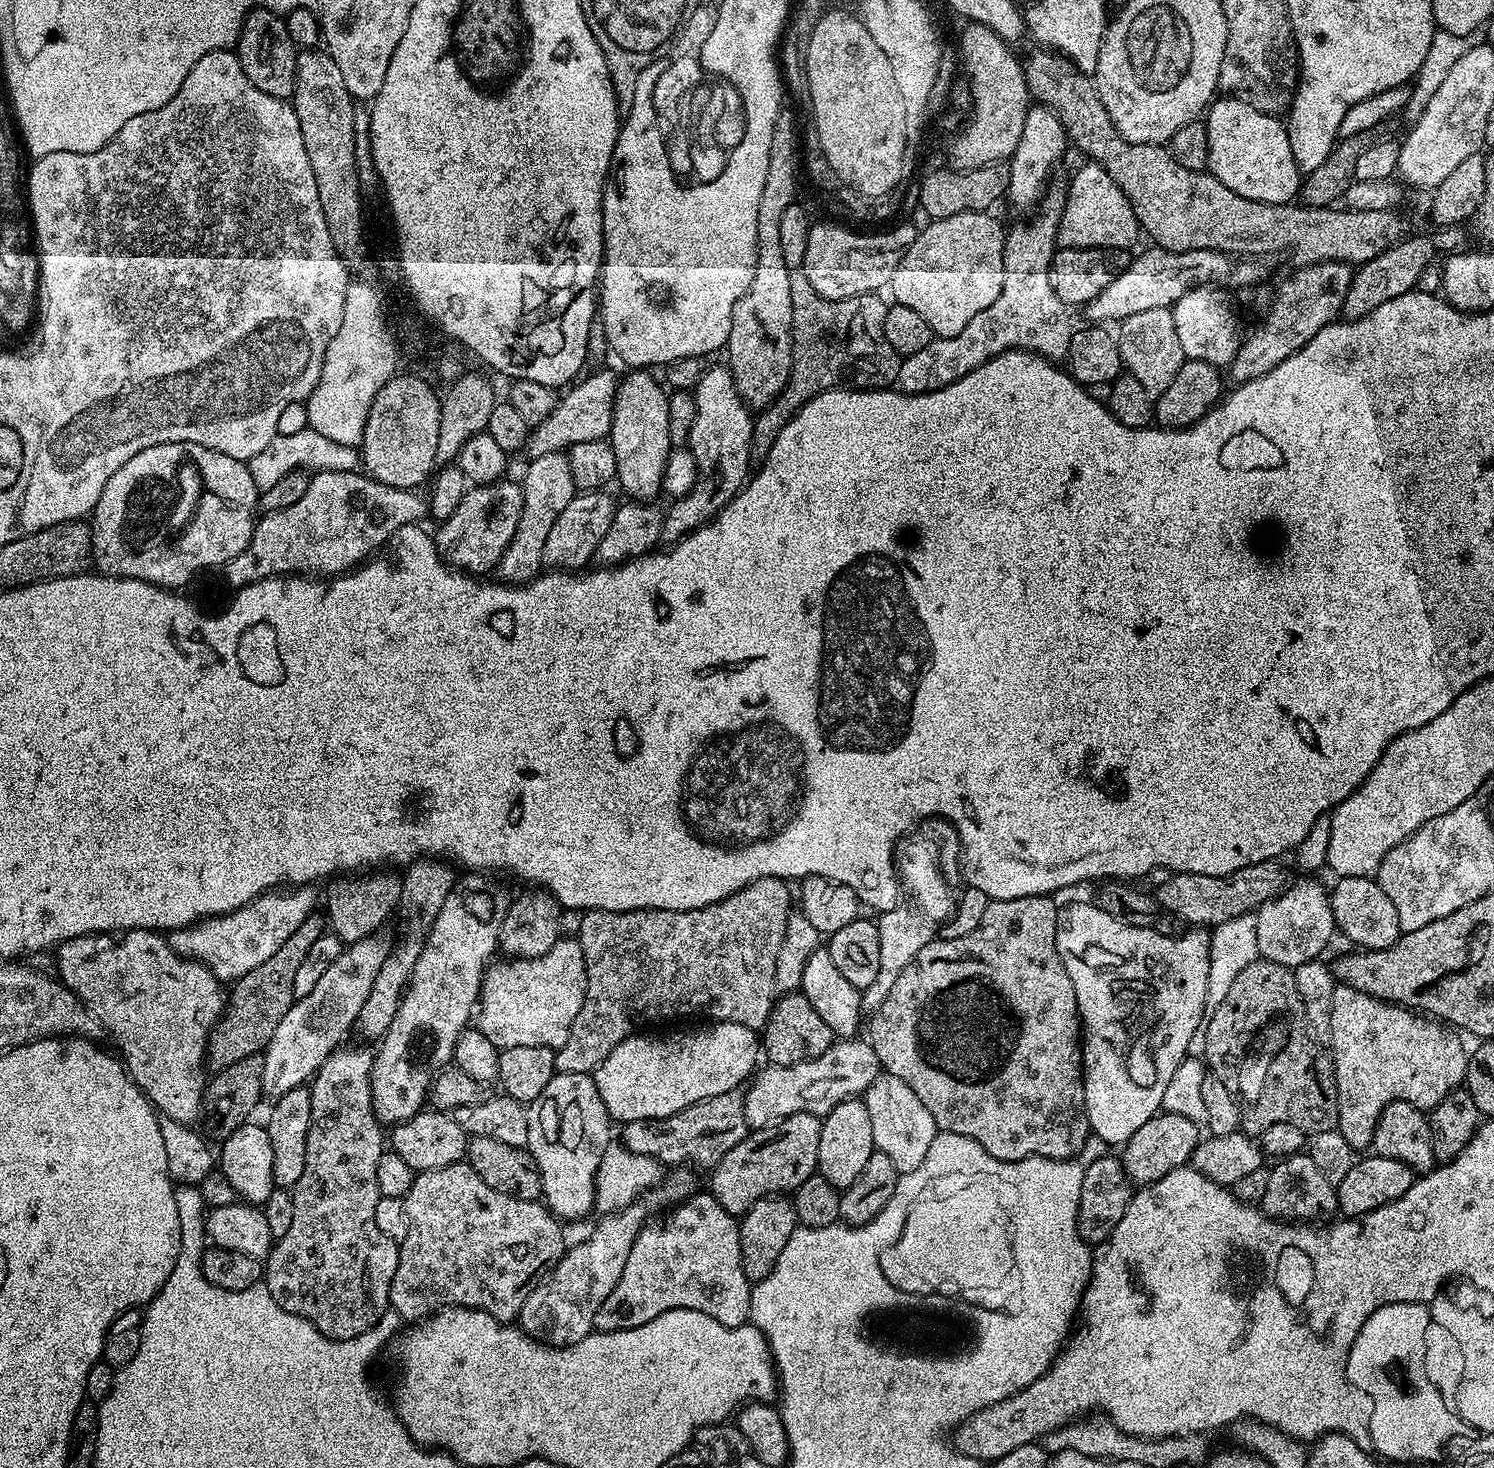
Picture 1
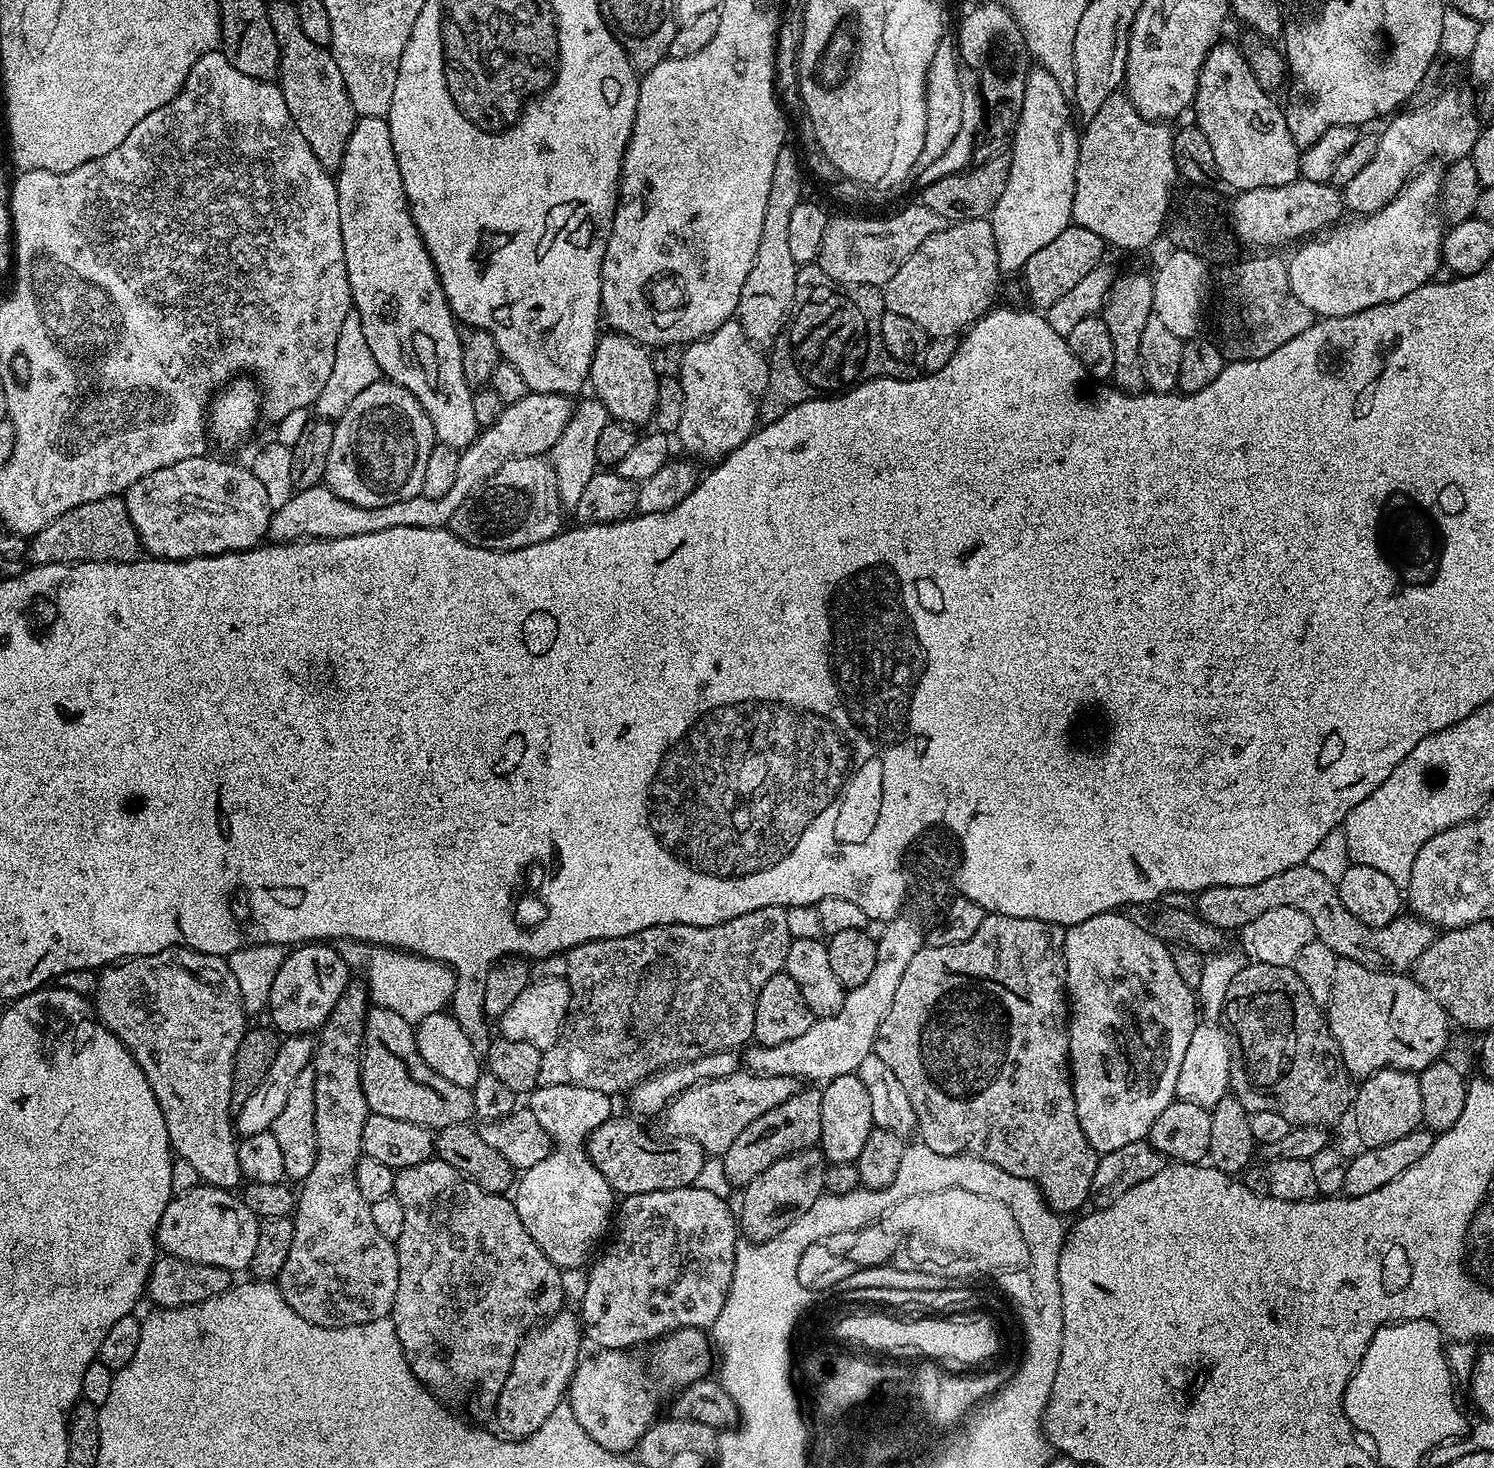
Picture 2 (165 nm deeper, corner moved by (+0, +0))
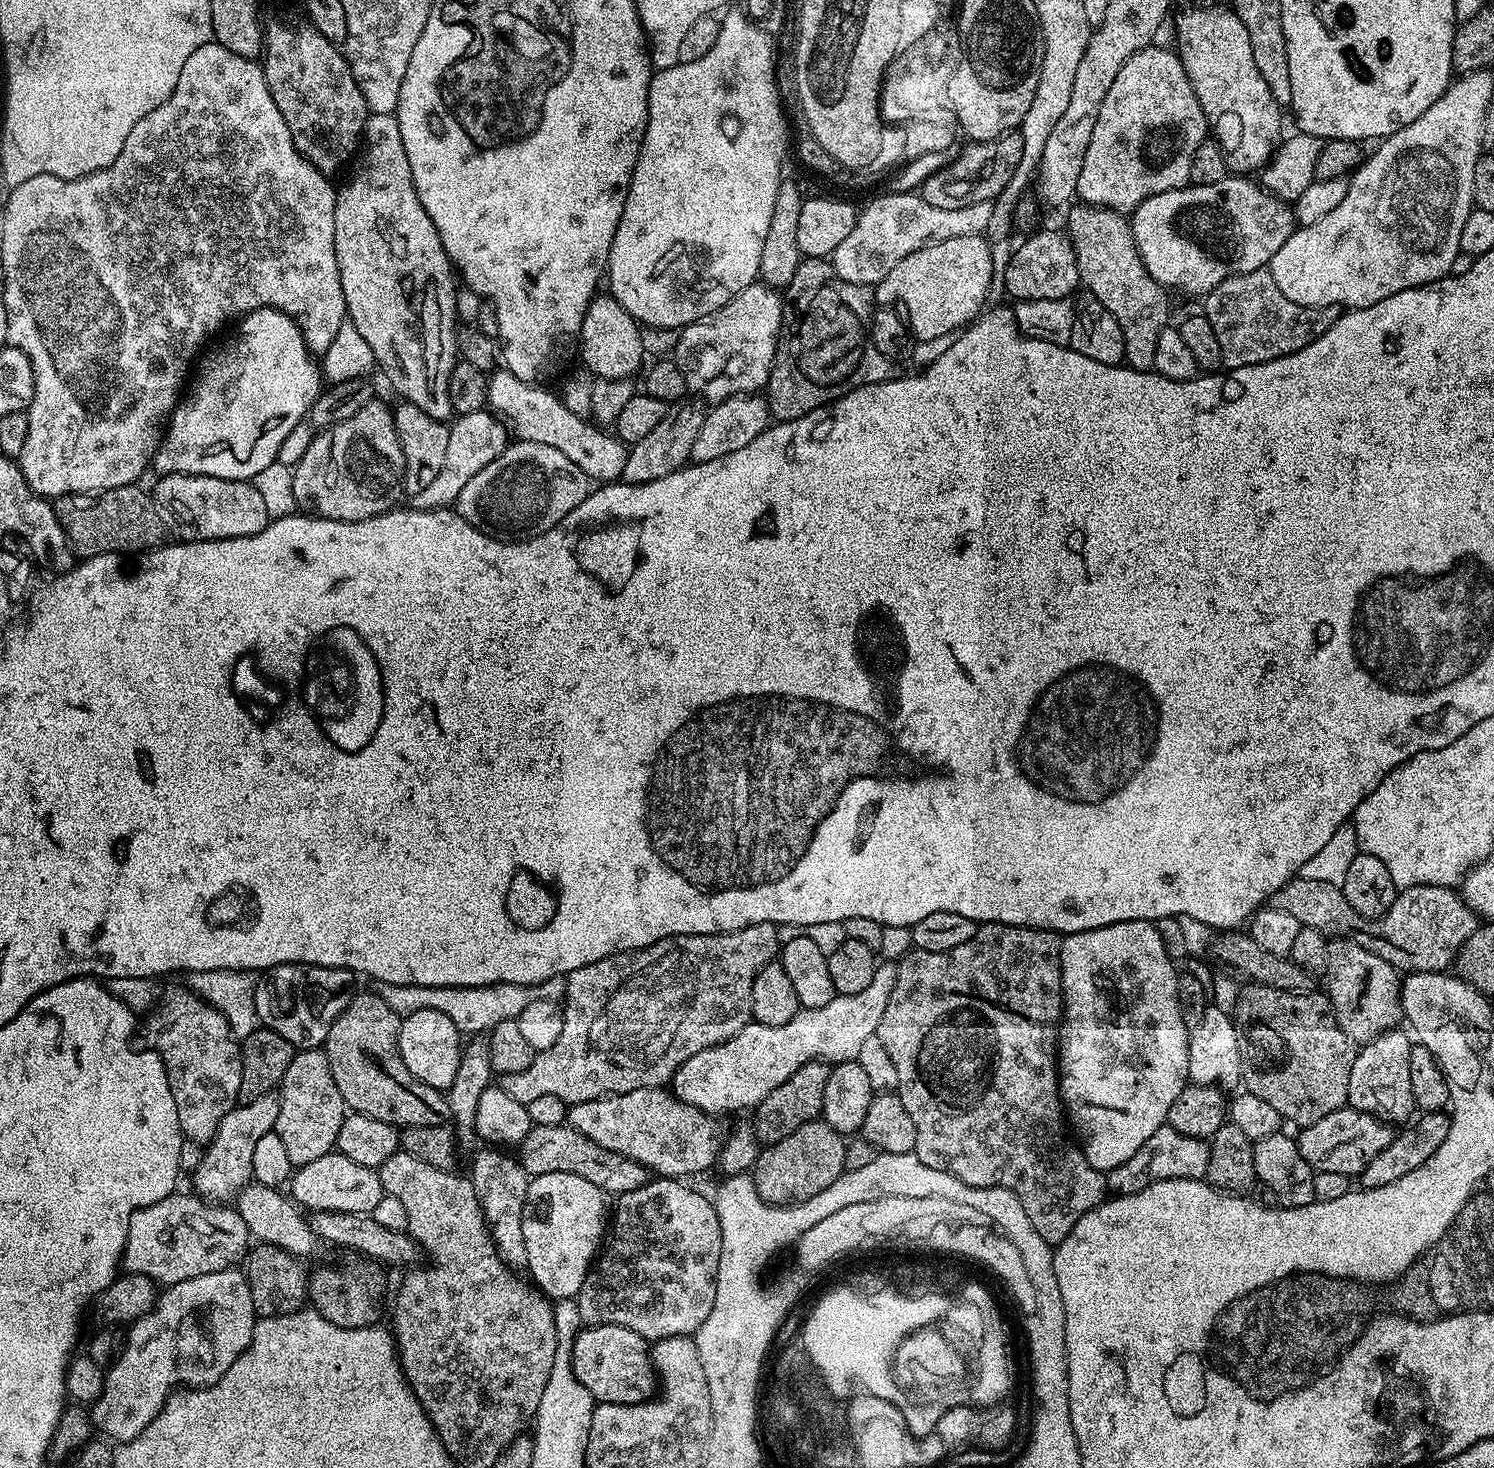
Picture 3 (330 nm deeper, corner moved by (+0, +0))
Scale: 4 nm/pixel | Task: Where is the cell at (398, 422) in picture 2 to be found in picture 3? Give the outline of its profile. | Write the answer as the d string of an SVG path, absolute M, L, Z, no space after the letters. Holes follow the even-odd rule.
M373 398L368 405L363 406L362 410L358 410L353 417L346 418L345 421L338 422L332 427L323 429L319 434L313 435L310 450L306 450L306 454L302 454L302 458L292 468L294 502L301 513L319 516L325 520L365 520L397 507L399 500L396 499L402 496L404 492L404 455L402 454L402 446L398 442L398 430L394 426L392 413L393 409L391 407L387 408L386 405L379 404L379 399Z

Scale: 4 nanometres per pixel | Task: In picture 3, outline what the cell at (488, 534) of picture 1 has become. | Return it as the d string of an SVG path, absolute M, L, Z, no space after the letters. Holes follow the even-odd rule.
M517 439L509 443L508 447L486 466L486 470L478 470L470 482L466 482L466 487L462 489L462 494L458 494L454 511L461 516L470 526L474 526L482 534L494 536L497 540L528 540L532 536L540 536L546 530L558 526L562 518L578 506L587 498L590 491L590 481L588 476L562 450L554 450L554 446L542 446L542 442L530 442L529 440Z

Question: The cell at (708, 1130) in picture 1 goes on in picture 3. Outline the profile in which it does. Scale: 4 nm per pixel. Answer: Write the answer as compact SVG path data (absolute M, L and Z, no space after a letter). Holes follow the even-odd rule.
M567 1123L537 1124L529 1130L524 1141L518 1145L518 1159L529 1177L532 1178L575 1178L594 1182L601 1193L612 1192L613 1197L626 1194L630 1190L638 1190L647 1184L650 1173L638 1162L626 1158L622 1154L614 1154L614 1150L606 1150L598 1146L598 1142L590 1142L586 1134L574 1130Z

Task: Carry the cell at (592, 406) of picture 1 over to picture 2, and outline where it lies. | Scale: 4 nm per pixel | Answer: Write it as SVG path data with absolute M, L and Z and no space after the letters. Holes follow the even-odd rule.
M529 392L528 395L518 398L518 402L505 404L498 422L483 429L472 445L460 452L454 486L450 486L450 491L437 500L419 495L414 498L406 498L406 502L390 502L390 506L367 508L366 506L354 506L354 502L346 502L342 498L338 498L338 494L334 494L323 483L314 485L312 489L293 491L288 501L277 507L269 518L267 539L278 544L286 544L305 538L310 540L354 538L358 534L378 534L378 530L394 530L398 526L442 528L451 525L454 510L458 510L458 506L462 506L462 502L466 502L466 498L470 498L470 494L476 491L480 485L487 482L494 474L498 474L498 470L502 470L502 466L506 466L506 462L510 462L514 458L544 456L551 453L554 442L558 442L558 438L562 438L562 430L566 430L566 422L570 422L573 407L573 401L569 397L545 392Z

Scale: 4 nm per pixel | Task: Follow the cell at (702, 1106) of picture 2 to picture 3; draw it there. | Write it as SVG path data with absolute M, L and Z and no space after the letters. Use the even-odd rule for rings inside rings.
M664 1086L573 1104L568 1110L567 1123L586 1134L590 1142L598 1142L598 1146L638 1162L660 1178L688 1178L684 1176L704 1172L720 1159L722 1132L720 1136L717 1117L682 1102Z

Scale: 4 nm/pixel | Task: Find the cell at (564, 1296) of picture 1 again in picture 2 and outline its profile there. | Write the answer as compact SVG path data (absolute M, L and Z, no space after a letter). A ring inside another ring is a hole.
M561 1310L548 1317L539 1326L532 1329L514 1354L514 1366L510 1366L510 1378L496 1399L494 1421L501 1437L510 1440L524 1440L538 1426L548 1423L554 1406L565 1399L576 1365L582 1359L582 1329L580 1317L575 1311Z

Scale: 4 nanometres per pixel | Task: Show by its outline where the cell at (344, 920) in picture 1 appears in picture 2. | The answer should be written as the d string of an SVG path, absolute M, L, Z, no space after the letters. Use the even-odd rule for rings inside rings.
M349 982L342 998L338 998L338 1006L330 1010L330 1018L326 1018L318 1030L310 1065L314 1070L316 1161L314 1170L310 1170L298 1188L292 1220L294 1242L290 1242L290 1254L286 1254L286 1263L278 1277L278 1287L282 1298L286 1298L286 1306L290 1306L294 1314L306 1318L306 1322L323 1328L358 1326L388 1316L394 1306L394 1294L398 1294L398 1254L395 1243L382 1238L382 1233L376 1229L370 1214L370 1204L366 1198L362 1198L356 1177L356 1167L364 1155L362 1130L366 1130L366 1118L370 1115L360 1077L360 1057L364 1055L364 1023L369 1007L367 987L360 982Z

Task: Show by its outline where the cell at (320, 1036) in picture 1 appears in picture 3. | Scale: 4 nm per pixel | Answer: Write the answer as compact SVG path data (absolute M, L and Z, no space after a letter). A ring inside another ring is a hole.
M275 1095L259 1096L257 1100L250 1100L232 1108L226 1114L226 1118L222 1118L222 1122L218 1126L214 1138L208 1141L204 1148L204 1157L198 1166L198 1170L191 1173L190 1180L192 1180L193 1186L196 1187L193 1188L195 1195L199 1196L202 1200L224 1206L229 1202L235 1201L236 1197L239 1196L247 1184L253 1183L252 1167L254 1166L254 1149L256 1149L258 1141L262 1139L262 1134L275 1129L279 1105L280 1101Z

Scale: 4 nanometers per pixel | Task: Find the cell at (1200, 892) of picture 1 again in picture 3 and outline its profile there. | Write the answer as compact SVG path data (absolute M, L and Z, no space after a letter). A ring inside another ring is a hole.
M1293 878L1273 894L1270 904L1298 918L1301 928L1313 928L1327 938L1358 942L1358 946L1370 950L1370 954L1378 954L1378 958L1390 962L1404 974L1448 972L1455 965L1462 946L1478 926L1478 917L1463 895L1455 887L1443 884L1399 889L1390 911L1378 918L1358 914L1358 910L1346 902L1343 887L1330 882Z

